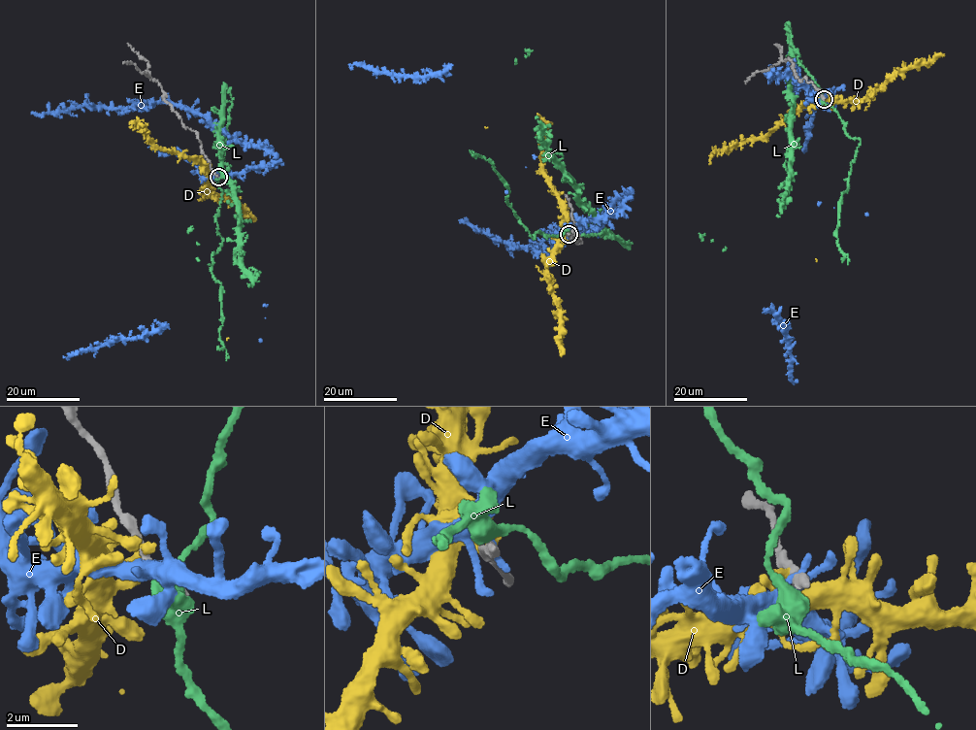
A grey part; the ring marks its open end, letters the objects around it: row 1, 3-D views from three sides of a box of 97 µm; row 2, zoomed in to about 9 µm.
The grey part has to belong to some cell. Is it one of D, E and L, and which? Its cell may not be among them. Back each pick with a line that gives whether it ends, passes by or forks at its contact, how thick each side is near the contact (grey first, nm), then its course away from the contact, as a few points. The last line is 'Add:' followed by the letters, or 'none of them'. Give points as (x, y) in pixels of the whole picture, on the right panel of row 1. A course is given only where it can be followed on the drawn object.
Add: none of them

